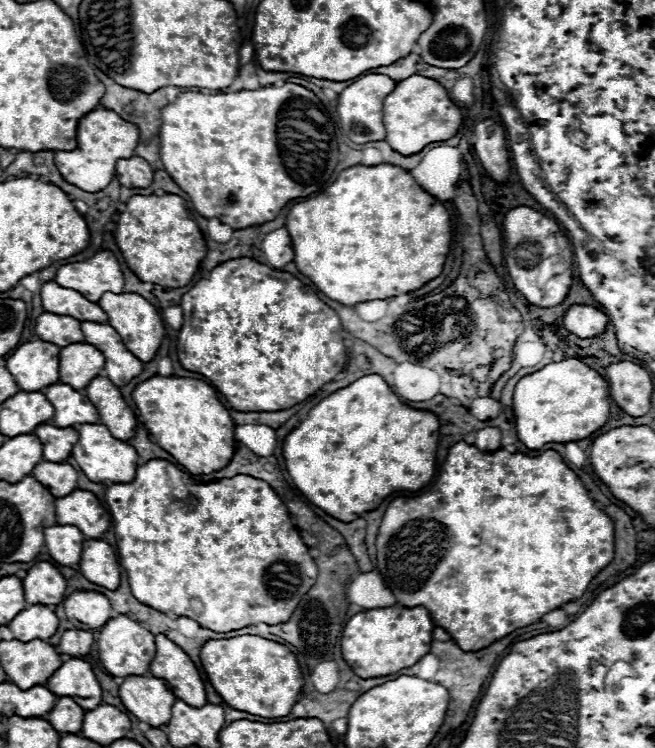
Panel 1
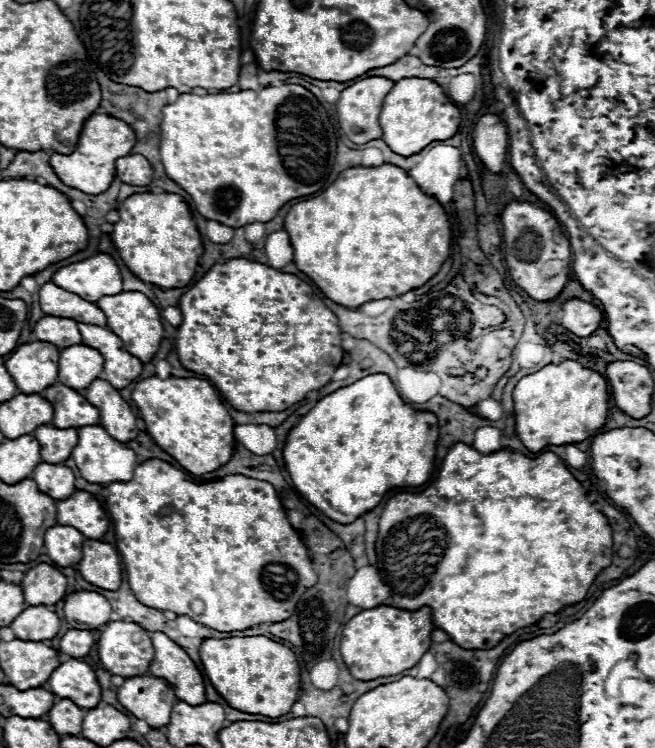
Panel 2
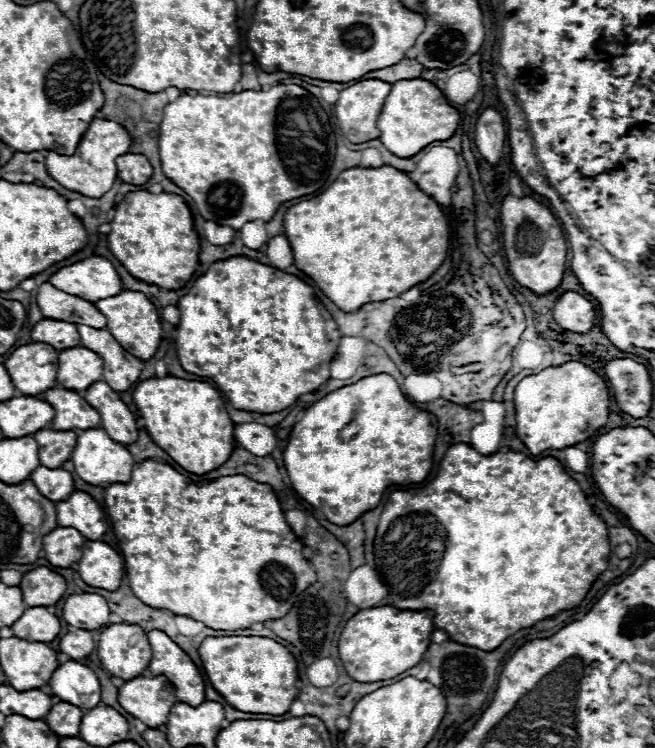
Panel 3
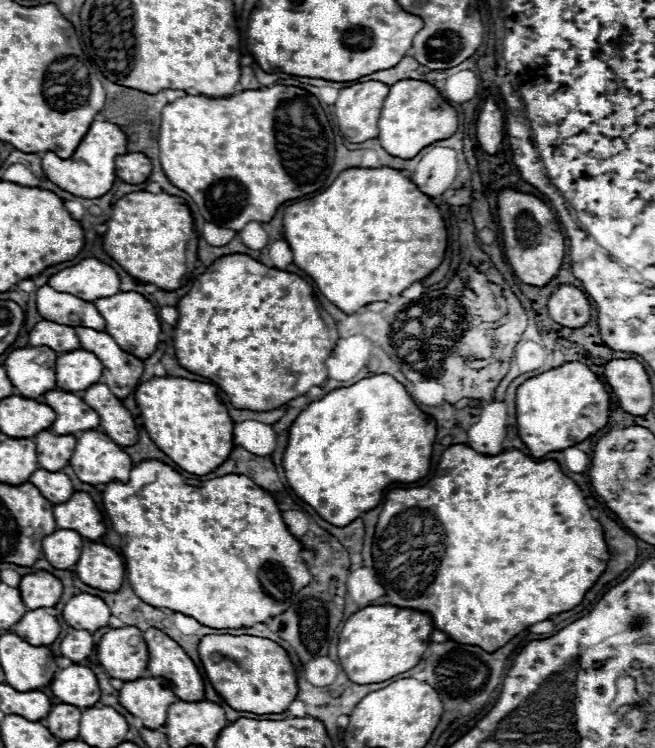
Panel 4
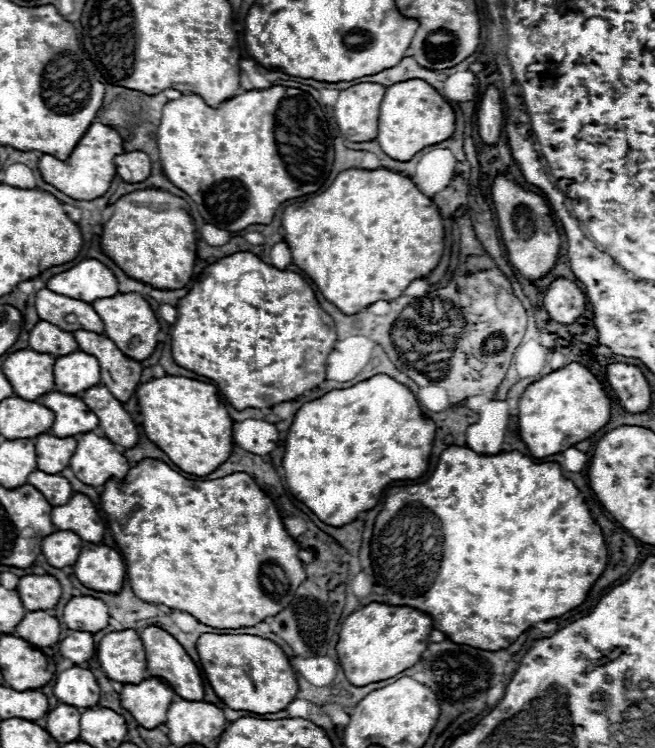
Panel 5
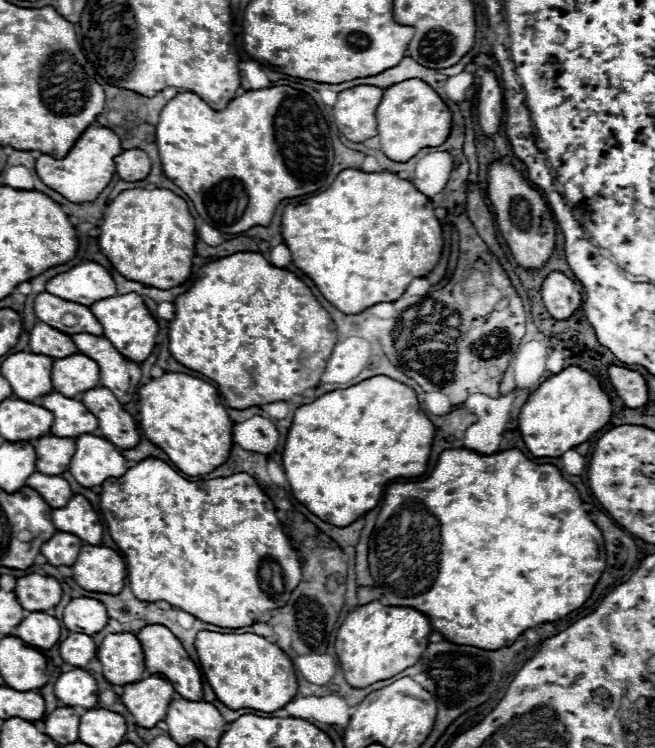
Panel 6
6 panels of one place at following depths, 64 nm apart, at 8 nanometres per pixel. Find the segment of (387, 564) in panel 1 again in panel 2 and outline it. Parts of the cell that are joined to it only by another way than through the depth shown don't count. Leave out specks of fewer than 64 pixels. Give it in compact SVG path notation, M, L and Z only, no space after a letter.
M454 444L438 472L438 476L428 484L426 490L418 494L396 494L388 500L380 524L380 532L376 538L376 568L384 580L384 584L392 590L392 602L398 608L404 610L418 610L422 606L432 608L432 620L434 626L444 630L454 644L460 644L462 648L492 648L496 646L504 636L510 636L518 628L532 626L538 620L542 620L544 614L556 614L564 606L580 602L598 572L612 562L612 528L608 524L608 518L594 508L594 504L586 498L586 492L582 492L582 484L570 474L570 470L564 466L564 460L556 456L554 452L544 452L538 458L526 458L518 452L492 452L492 454L480 454L468 444Z

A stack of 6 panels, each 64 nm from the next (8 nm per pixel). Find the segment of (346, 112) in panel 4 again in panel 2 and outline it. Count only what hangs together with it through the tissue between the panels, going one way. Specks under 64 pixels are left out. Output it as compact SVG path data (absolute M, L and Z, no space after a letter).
M370 76L370 78L358 80L352 86L348 86L346 90L342 90L342 94L336 102L336 114L338 114L340 128L344 130L348 140L352 140L354 144L366 144L370 140L382 138L382 128L380 128L378 116L382 110L382 102L384 102L386 94L392 90L392 86L394 86L394 82L384 76Z

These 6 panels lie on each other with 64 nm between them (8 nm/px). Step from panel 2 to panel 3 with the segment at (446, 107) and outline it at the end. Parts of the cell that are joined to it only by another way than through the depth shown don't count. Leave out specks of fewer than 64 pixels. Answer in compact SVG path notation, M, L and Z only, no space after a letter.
M422 78L394 82L378 116L378 128L382 132L380 142L400 158L410 158L418 154L430 142L452 138L458 124L460 112L454 106L450 106L450 102L436 84Z

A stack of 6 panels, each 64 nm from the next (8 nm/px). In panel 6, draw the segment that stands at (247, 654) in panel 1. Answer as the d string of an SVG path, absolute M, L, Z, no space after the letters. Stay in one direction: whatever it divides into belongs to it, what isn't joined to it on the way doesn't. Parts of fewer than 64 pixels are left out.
M204 630L196 636L196 652L208 684L230 710L252 708L276 712L296 696L298 682L290 658L280 646L258 634L220 634Z

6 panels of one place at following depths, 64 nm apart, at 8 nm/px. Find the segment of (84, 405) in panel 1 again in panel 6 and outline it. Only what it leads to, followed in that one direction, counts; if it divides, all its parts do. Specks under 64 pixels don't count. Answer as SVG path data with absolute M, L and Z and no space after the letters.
M52 392L36 398L34 402L54 414L54 424L50 428L52 436L76 438L80 434L90 434L98 428L96 416L92 416L92 412L88 412L88 408L84 408L80 400Z

